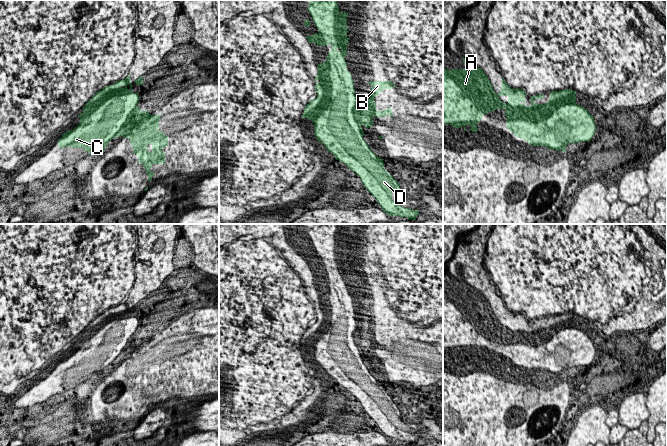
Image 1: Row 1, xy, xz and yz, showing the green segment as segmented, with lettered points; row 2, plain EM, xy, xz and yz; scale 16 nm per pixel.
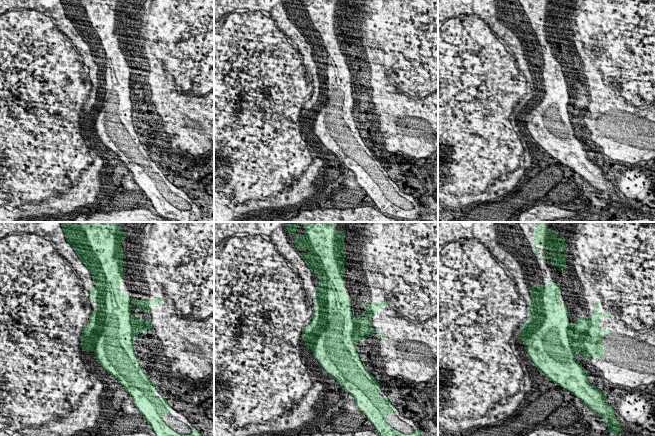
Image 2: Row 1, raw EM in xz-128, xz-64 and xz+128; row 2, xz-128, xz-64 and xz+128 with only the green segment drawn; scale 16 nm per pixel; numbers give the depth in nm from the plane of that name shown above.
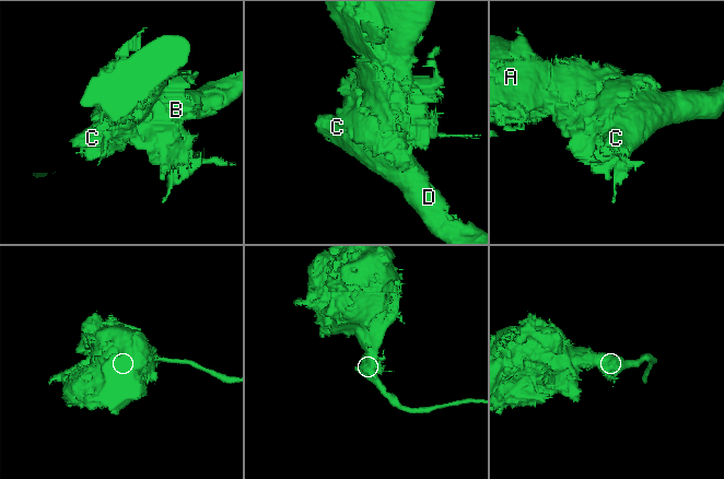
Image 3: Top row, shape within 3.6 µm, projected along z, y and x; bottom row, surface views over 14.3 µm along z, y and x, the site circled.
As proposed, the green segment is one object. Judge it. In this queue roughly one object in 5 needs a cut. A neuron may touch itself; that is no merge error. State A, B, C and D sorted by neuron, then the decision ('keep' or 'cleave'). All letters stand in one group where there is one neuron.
groups A B C D; keep

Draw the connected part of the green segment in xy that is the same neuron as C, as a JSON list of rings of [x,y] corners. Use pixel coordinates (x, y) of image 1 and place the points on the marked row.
[[[130,75],[105,86],[83,107],[79,124],[62,134],[58,148],[83,148],[89,154],[93,150],[105,151],[113,138],[128,138],[133,153],[138,157],[148,175],[148,181],[155,174],[150,171],[153,164],[165,164],[163,148],[168,146],[168,137],[159,130],[161,116],[150,115],[137,106],[138,93],[132,92]]]

